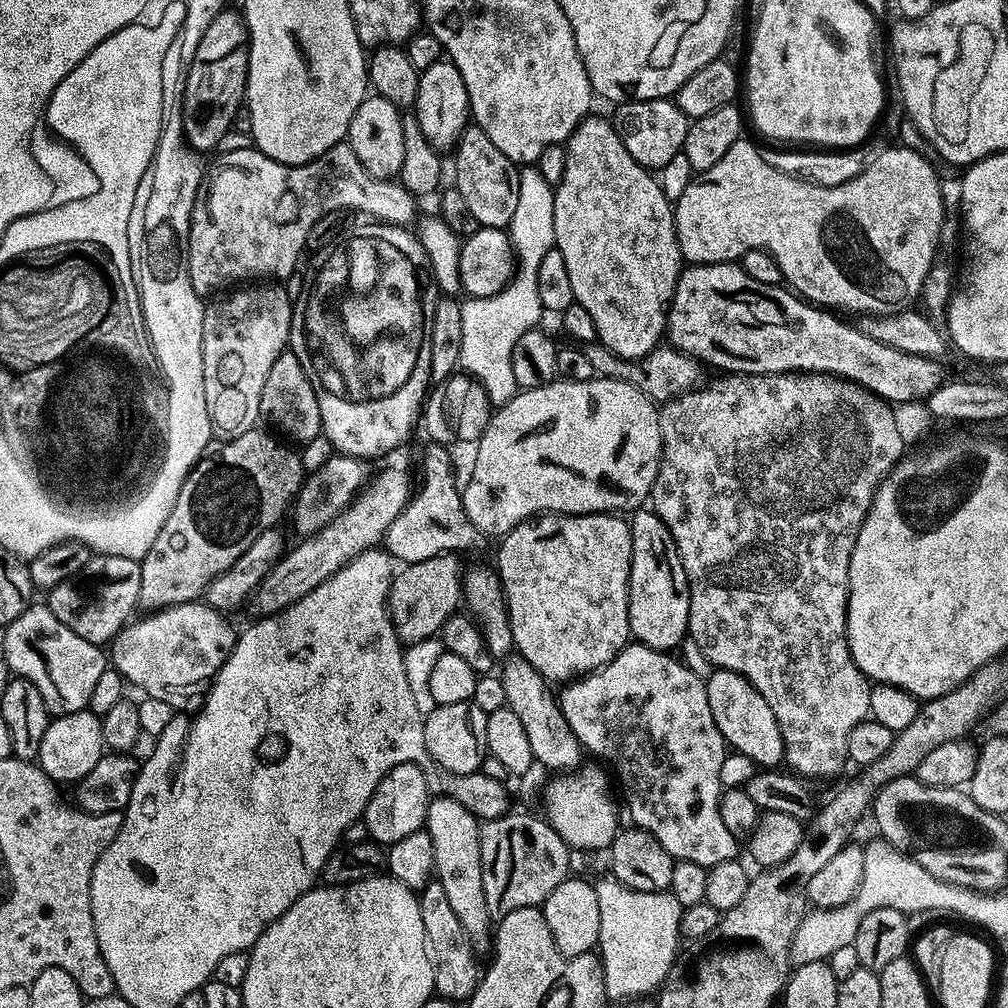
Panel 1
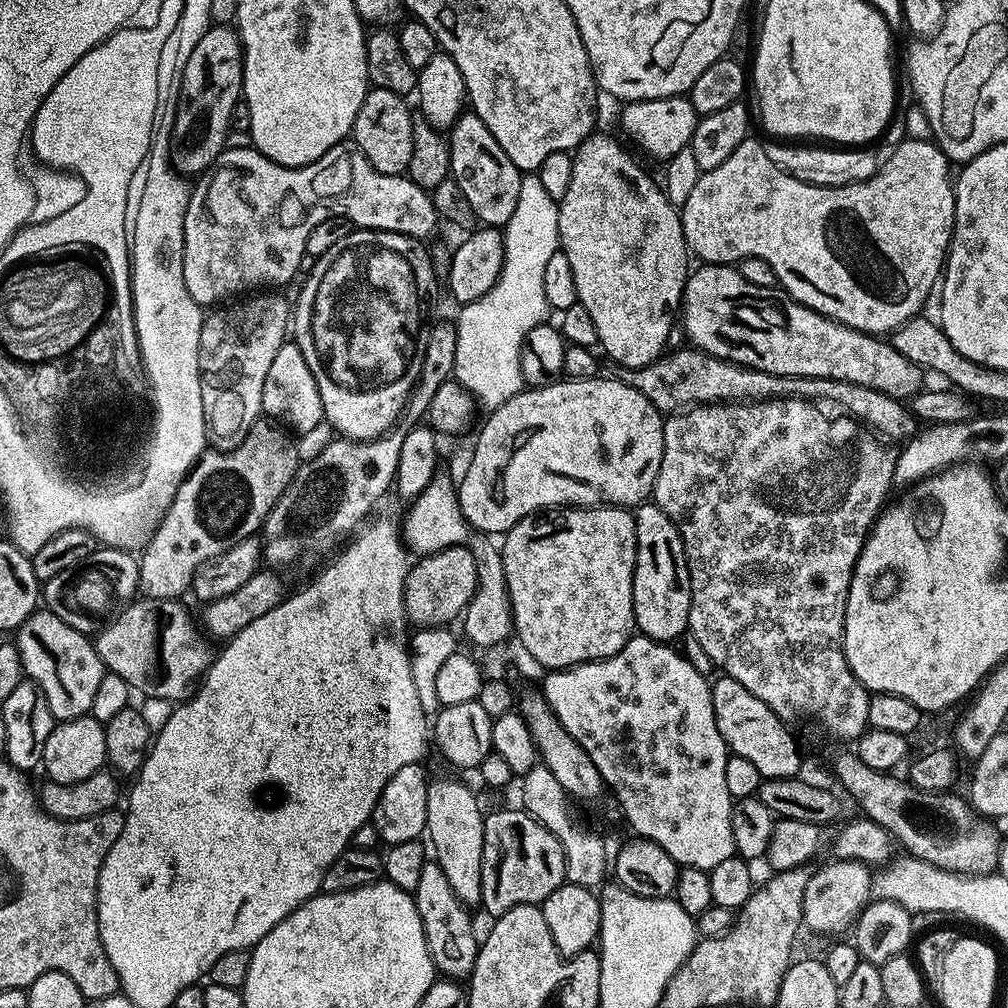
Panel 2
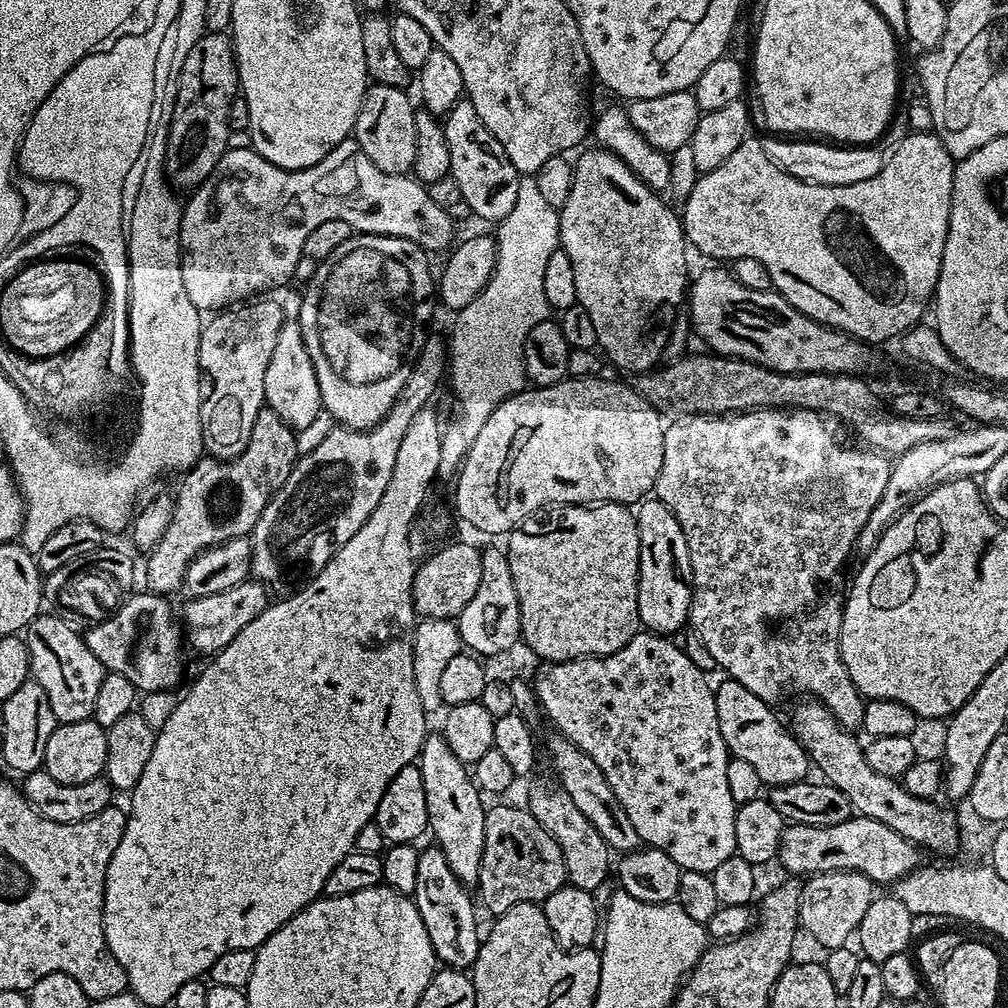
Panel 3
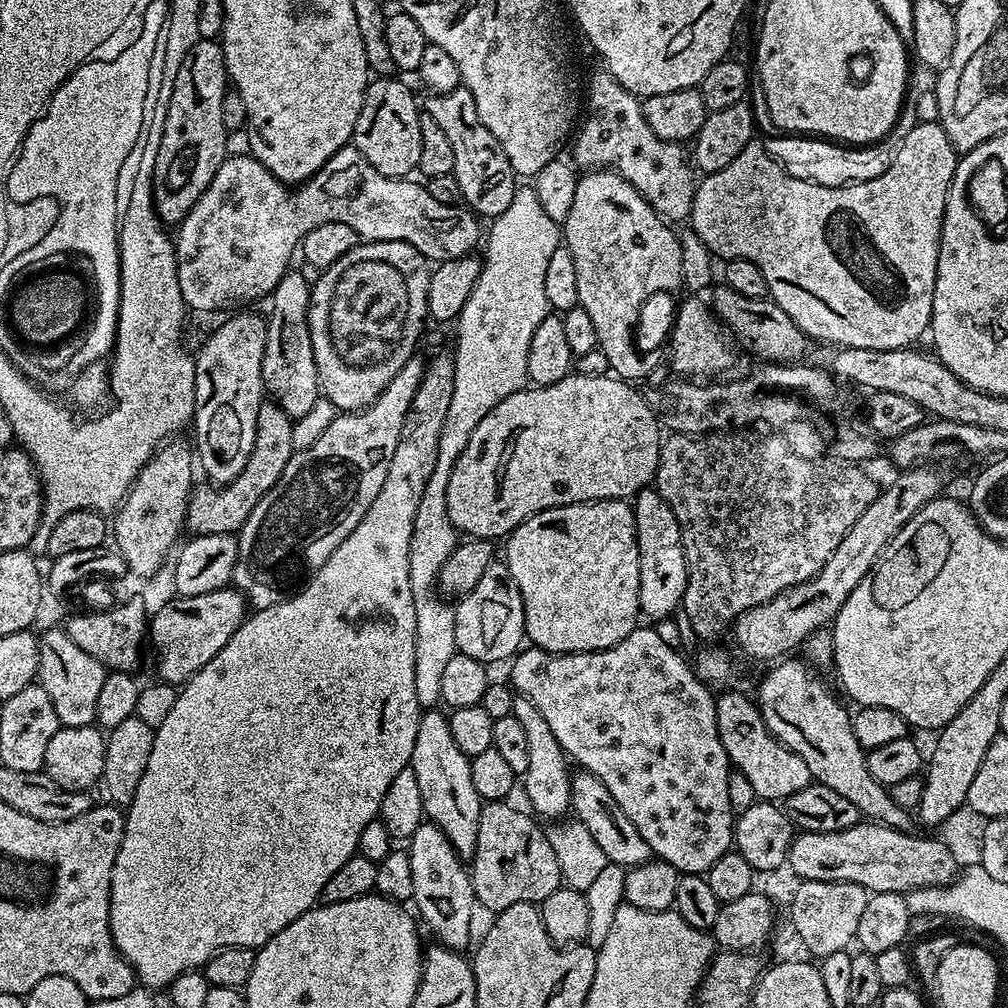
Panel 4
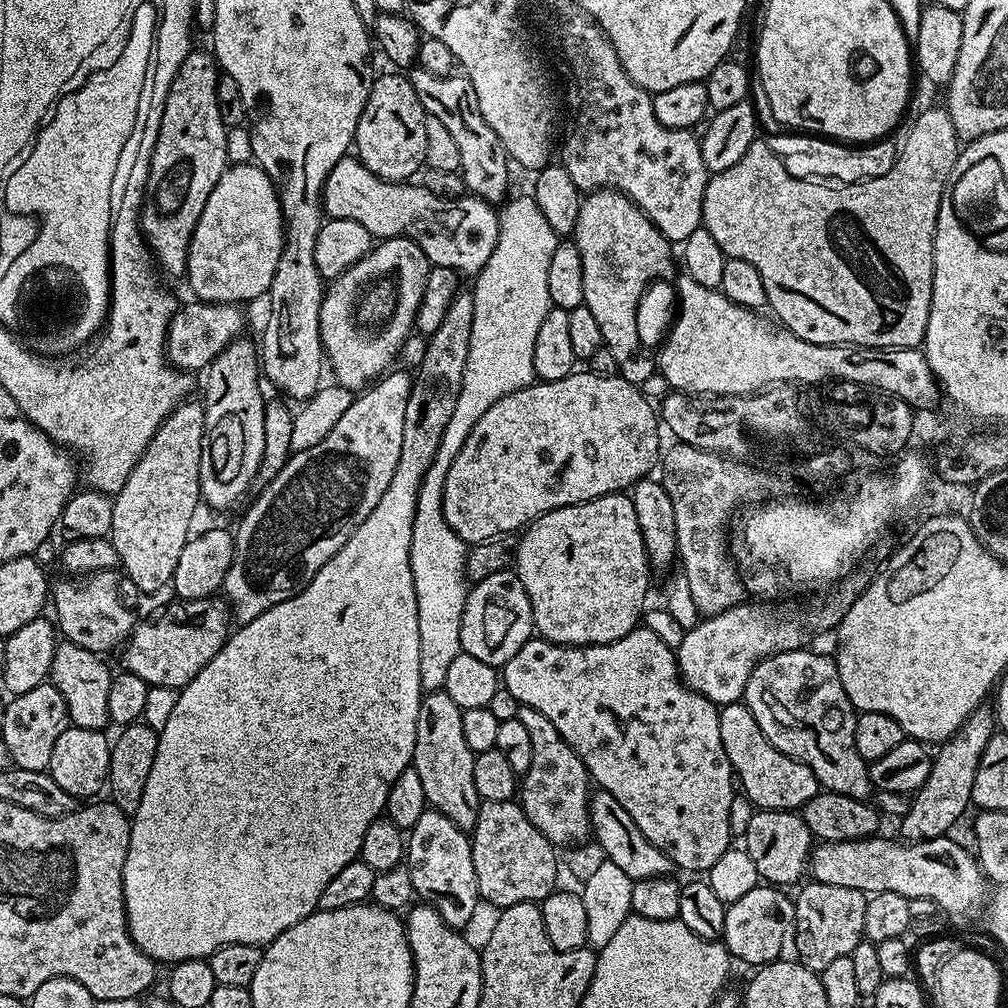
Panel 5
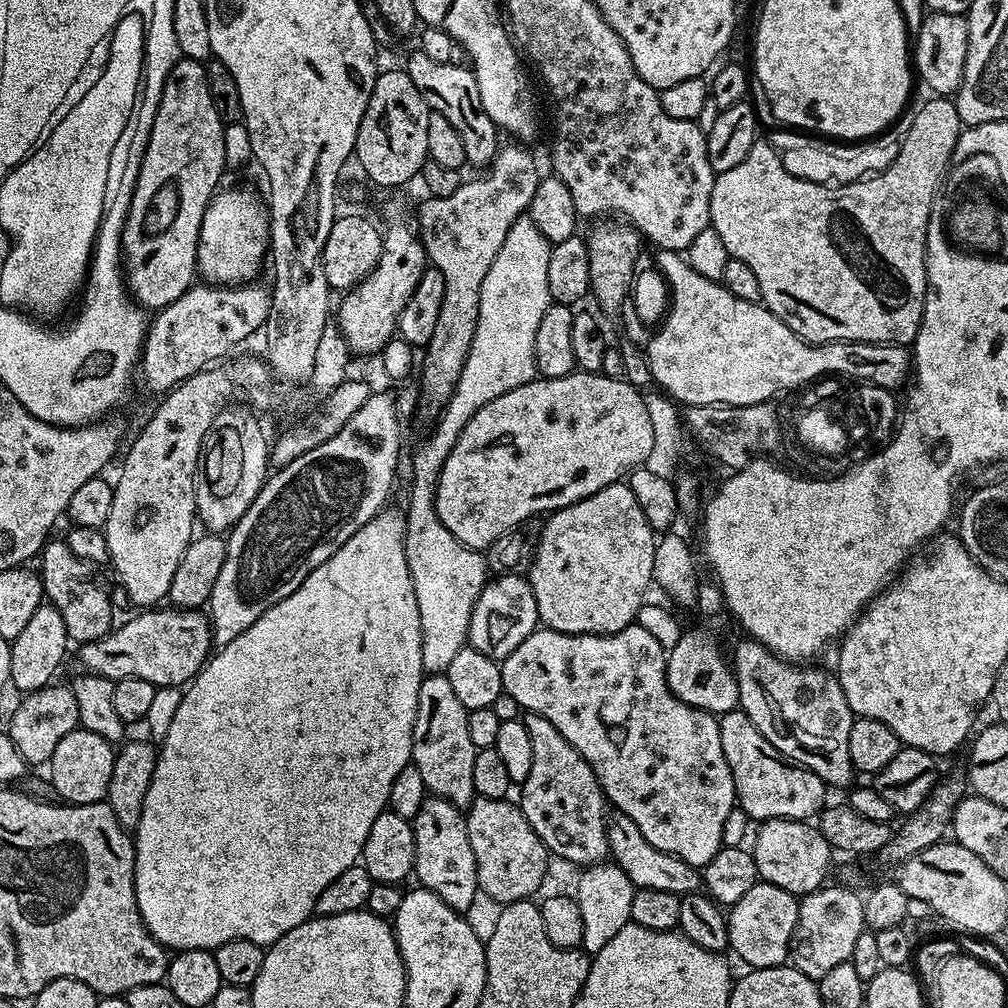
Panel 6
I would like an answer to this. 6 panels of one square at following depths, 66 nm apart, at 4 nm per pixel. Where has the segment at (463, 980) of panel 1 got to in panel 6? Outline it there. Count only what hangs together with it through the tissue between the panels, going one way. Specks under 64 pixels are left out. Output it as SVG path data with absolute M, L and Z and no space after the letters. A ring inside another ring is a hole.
M429 795L410 823L416 843L414 876L420 879L417 880L419 887L438 894L438 898L442 898L442 902L446 902L446 906L456 912L467 913L467 908L478 897L478 885L474 850L470 846L465 813L445 796Z

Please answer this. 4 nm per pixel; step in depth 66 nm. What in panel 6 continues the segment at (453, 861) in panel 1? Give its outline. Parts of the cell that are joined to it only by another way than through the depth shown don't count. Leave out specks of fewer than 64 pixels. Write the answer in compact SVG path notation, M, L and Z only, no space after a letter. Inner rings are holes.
M428 674L418 690L418 710L412 735L412 758L418 774L422 774L425 789L433 796L445 796L467 809L476 796L474 790L474 758L477 748L470 742L469 709L458 702L447 675Z

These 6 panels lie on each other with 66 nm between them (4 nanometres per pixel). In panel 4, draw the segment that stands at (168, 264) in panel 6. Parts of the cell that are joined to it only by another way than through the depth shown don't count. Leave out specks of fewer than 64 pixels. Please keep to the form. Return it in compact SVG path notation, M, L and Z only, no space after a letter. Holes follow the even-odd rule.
M197 39L196 44L190 47L189 52L182 59L182 66L178 66L178 74L170 81L170 91L167 93L168 101L167 110L162 113L164 129L160 135L160 145L158 146L158 154L154 162L154 174L152 175L152 198L156 206L156 215L164 221L165 225L178 226L186 218L186 214L190 214L190 210L198 202L200 195L206 190L206 186L210 186L210 182L214 178L214 174L218 170L218 166L222 166L222 162L226 159L226 140L229 132L224 129L222 122L222 98L230 91L230 81L228 78L228 67L224 61L224 49L219 43L216 44L212 40Z

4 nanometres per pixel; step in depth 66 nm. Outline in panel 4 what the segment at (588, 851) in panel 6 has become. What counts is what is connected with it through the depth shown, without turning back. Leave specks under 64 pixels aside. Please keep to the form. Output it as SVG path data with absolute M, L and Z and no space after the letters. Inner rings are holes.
M514 695L511 716L518 718L518 722L522 725L522 730L526 734L526 743L530 749L530 758L522 777L522 792L524 788L529 802L532 803L533 809L531 808L531 811L537 817L567 817L572 806L573 773L568 772L570 760L565 753L564 747L560 745L558 738L554 738L554 730L550 730L546 718L542 718L542 714L538 714L534 702L530 702L526 697Z

